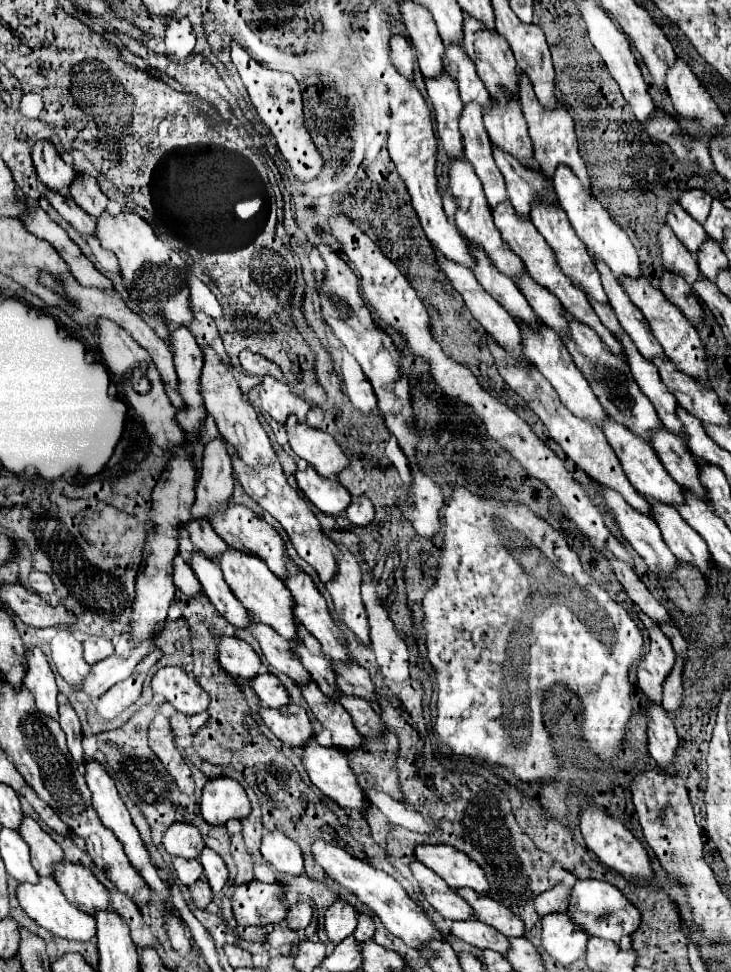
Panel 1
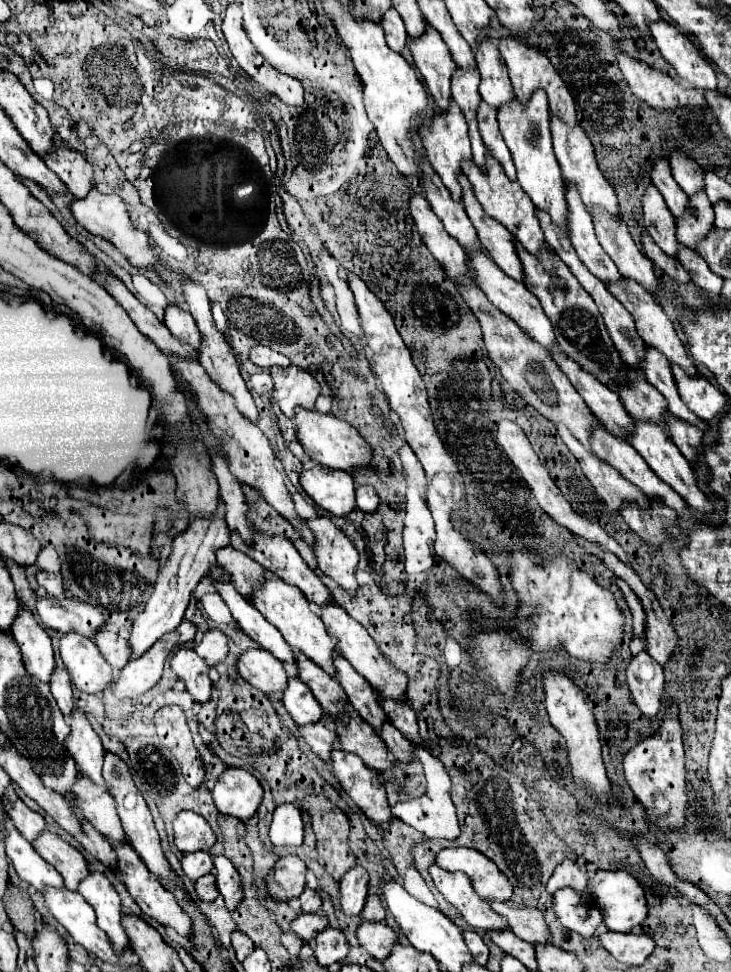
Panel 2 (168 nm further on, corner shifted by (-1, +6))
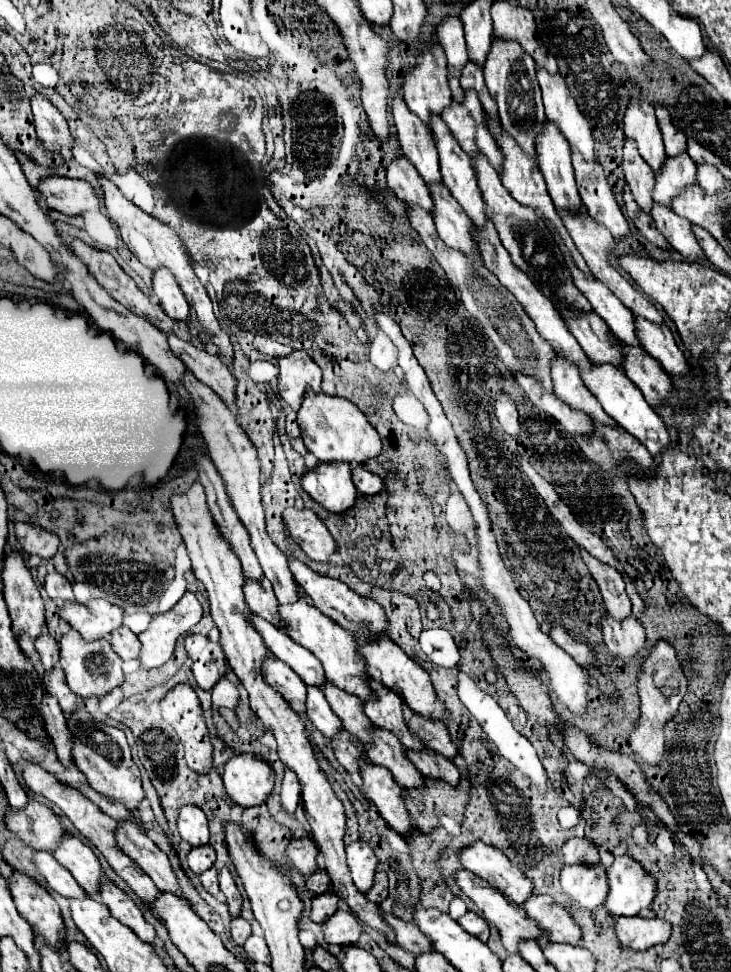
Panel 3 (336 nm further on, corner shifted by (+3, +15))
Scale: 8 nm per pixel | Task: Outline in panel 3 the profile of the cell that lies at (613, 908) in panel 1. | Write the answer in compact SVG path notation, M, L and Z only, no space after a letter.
M616 856L606 874L610 892L604 906L612 916L636 916L642 908L652 904L656 896L656 878L632 856Z

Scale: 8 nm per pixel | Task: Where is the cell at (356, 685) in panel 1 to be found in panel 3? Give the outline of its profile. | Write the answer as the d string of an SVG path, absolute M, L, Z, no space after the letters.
M410 714L406 716L406 720L410 728L414 728L414 732L418 732L426 740L426 746L430 750L442 754L448 760L454 760L458 756L458 746L452 742L446 724L442 724L440 720L428 720L418 714Z

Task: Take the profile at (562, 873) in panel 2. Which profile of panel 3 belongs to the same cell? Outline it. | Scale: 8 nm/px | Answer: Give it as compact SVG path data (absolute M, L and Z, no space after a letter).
M588 836L570 838L562 850L564 850L564 864L590 864L592 866L600 862L596 844Z

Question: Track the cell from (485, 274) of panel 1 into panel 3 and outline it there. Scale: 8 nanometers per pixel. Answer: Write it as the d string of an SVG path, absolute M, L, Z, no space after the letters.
M394 94L392 118L394 118L400 148L406 154L406 158L410 158L410 162L416 166L424 182L426 184L440 182L442 174L440 174L438 152L436 152L432 134L428 126L414 112L408 110L400 94Z

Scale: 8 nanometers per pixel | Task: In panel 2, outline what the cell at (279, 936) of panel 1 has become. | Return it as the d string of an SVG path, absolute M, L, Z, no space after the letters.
M302 913L294 921L290 921L290 929L306 943L314 941L314 937L328 927L328 919L318 913Z

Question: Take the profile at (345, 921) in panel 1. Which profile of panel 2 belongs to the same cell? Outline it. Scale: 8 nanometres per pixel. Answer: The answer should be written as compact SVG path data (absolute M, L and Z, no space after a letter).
M352 867L340 881L340 911L346 917L354 917L362 913L366 903L368 889L368 873L362 867Z

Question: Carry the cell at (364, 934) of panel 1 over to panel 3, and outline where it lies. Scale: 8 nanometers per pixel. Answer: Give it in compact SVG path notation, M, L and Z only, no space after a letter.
M378 872L376 874L374 886L366 892L366 896L368 896L368 900L378 902L378 904L388 896L388 876L386 876L386 872Z

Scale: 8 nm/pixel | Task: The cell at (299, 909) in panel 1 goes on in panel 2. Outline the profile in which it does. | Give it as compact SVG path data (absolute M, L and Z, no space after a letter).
M304 889L304 893L298 897L302 913L316 913L320 909L320 897L312 889Z

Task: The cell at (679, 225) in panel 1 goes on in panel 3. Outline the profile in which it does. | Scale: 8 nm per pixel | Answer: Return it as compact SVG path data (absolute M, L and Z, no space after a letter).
M630 100L624 114L624 134L636 140L642 158L650 164L654 172L660 170L666 152L662 144L662 134L656 124L654 106L646 100Z

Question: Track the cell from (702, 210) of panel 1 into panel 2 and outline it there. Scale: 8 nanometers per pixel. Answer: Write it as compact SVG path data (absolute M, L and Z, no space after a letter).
M672 153L670 165L672 165L674 181L684 189L686 195L692 197L704 191L704 171L694 161L690 161L688 157L682 157L682 153Z

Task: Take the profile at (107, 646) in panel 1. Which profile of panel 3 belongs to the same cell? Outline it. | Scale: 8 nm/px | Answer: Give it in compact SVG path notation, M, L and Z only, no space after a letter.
M126 626L118 628L118 632L112 632L108 640L110 640L114 652L116 652L122 660L138 658L138 654L140 654L140 640L138 640L138 636L136 636L132 630L128 630Z

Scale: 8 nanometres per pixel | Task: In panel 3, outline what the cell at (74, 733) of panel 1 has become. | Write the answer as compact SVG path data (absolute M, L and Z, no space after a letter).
M42 628L40 636L36 638L36 648L38 648L38 654L40 654L40 658L42 658L44 670L48 672L48 668L54 668L56 662L58 662L58 658L60 658L60 656L58 656L60 650L58 650L56 638L48 632L48 628Z

